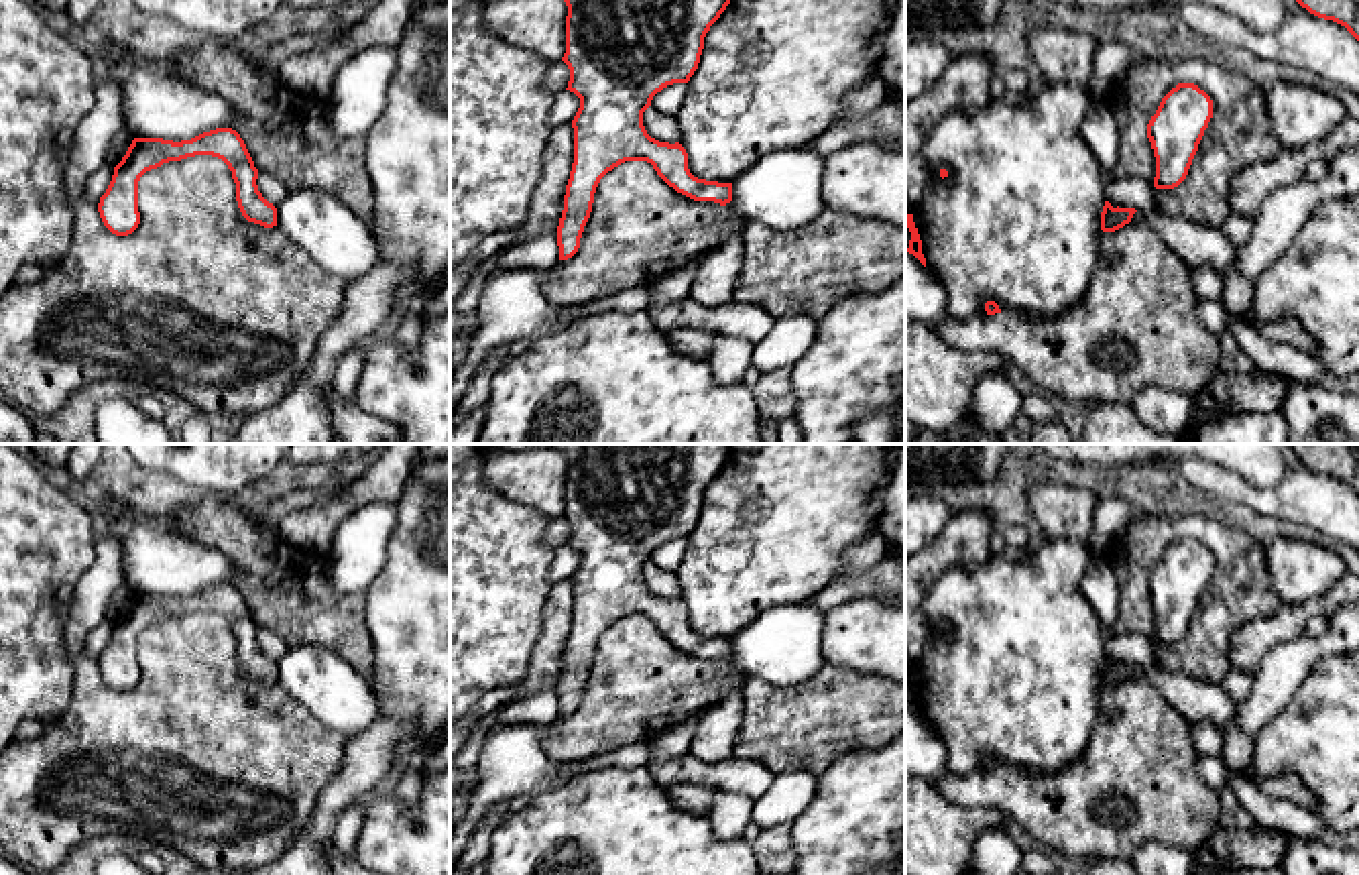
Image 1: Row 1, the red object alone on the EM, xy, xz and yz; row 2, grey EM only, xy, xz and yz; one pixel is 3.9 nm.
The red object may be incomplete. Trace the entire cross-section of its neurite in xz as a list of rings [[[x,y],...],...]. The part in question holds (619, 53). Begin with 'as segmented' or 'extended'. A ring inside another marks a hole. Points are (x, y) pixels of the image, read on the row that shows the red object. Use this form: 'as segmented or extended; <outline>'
as segmented; [[[564,0],[568,88],[580,98],[572,120],[574,163],[557,226],[559,260],[580,248],[600,179],[625,161],[647,161],[677,193],[694,201],[732,201],[732,183],[698,179],[688,169],[688,153],[675,142],[651,138],[643,126],[643,112],[657,92],[673,83],[688,83],[698,69],[704,37],[730,0]]]

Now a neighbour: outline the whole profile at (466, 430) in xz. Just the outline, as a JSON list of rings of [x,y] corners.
[[[476,409],[466,417],[450,423],[450,444],[478,444],[484,425],[484,409]]]

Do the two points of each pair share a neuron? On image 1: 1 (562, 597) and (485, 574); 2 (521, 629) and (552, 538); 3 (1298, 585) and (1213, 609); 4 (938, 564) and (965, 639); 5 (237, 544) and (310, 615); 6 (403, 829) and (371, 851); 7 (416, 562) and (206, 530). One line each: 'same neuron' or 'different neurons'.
1: different neurons
2: different neurons
3: different neurons
4: different neurons
5: same neuron
6: same neuron
7: different neurons

